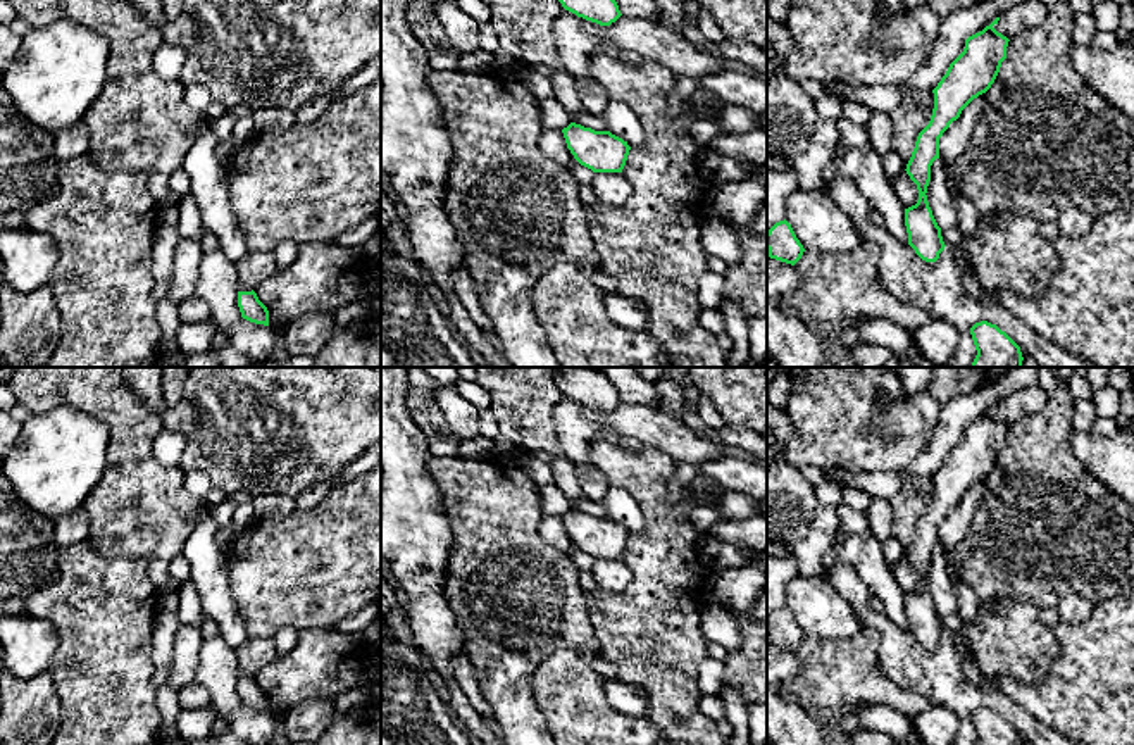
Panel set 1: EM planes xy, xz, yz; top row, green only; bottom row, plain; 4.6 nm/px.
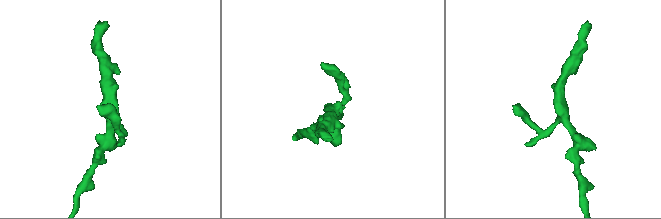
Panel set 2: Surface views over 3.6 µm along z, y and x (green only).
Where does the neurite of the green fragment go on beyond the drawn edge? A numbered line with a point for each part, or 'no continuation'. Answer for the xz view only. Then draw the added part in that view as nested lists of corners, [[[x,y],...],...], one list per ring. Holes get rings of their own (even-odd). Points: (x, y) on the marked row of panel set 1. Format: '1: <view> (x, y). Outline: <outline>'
no continuation

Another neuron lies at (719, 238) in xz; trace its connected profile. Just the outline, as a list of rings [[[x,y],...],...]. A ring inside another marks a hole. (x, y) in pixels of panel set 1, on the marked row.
[[[708,212],[700,226],[701,245],[710,257],[722,259],[727,266],[738,264],[743,259],[739,231]]]

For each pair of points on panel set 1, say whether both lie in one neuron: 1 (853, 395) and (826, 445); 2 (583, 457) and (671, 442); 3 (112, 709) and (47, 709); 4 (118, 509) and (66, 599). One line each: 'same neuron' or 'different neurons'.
1: same neuron
2: same neuron
3: different neurons
4: different neurons

